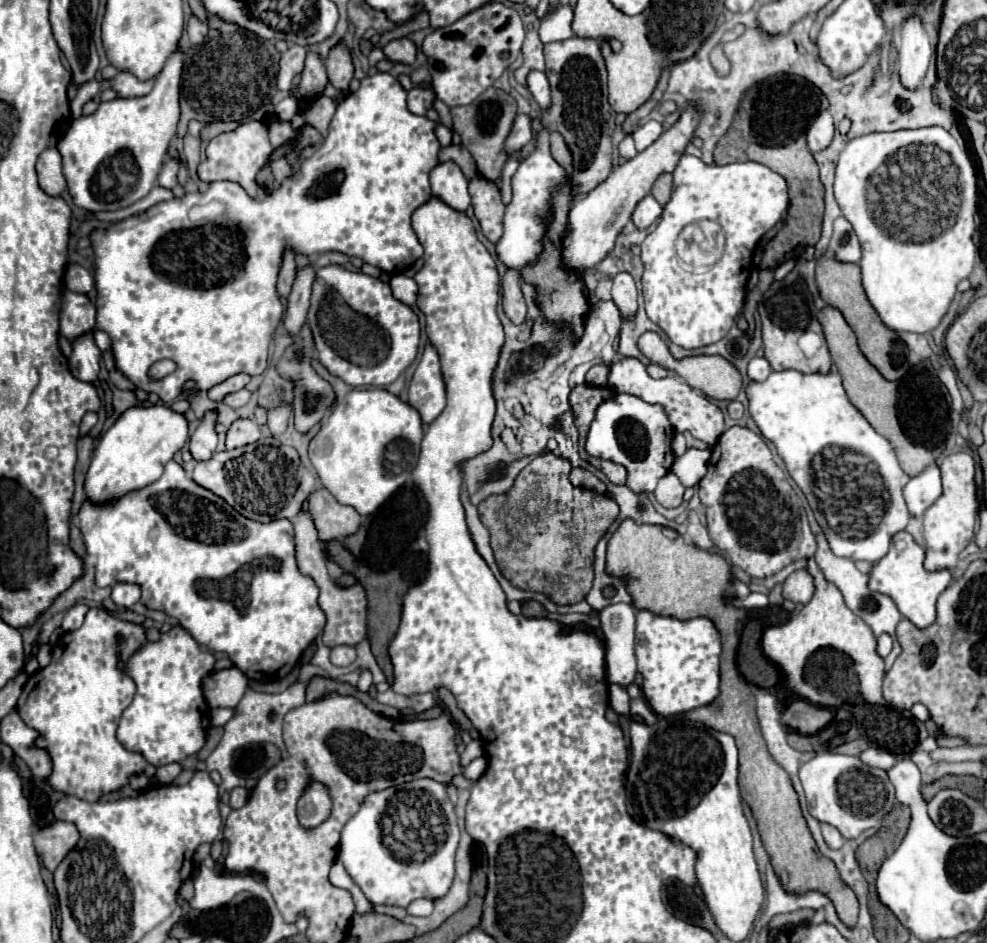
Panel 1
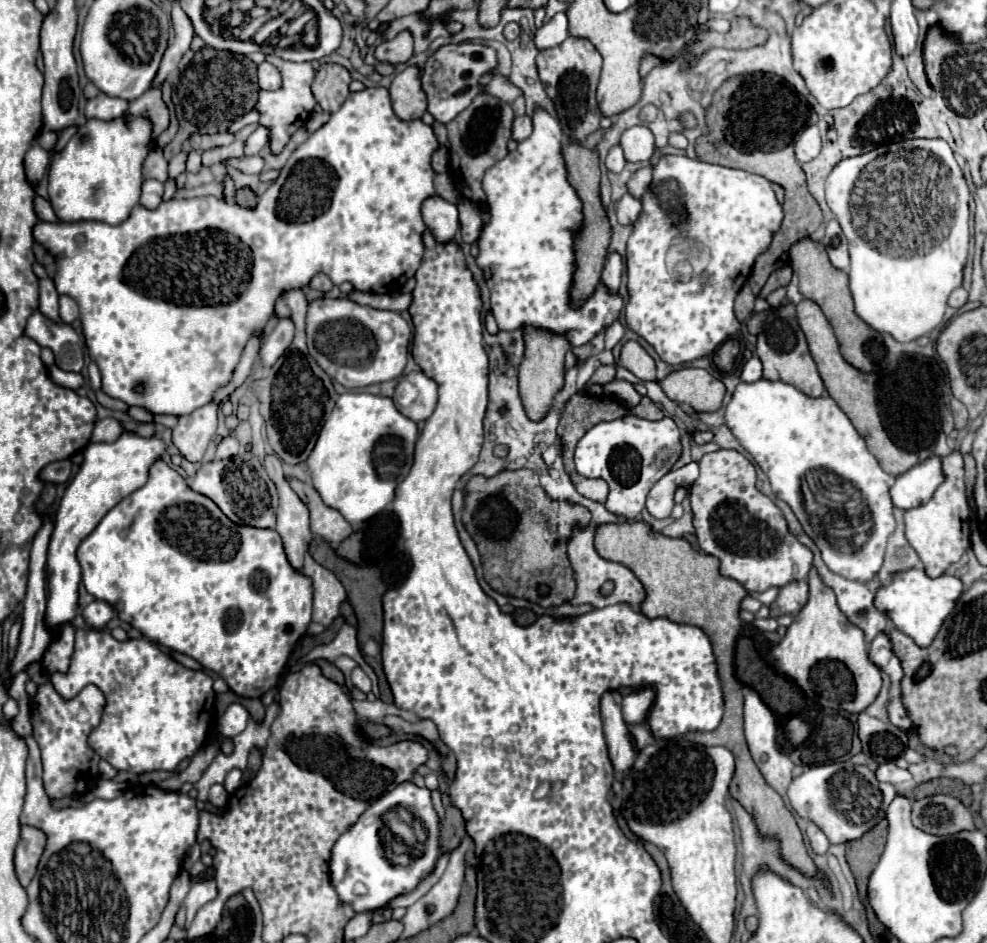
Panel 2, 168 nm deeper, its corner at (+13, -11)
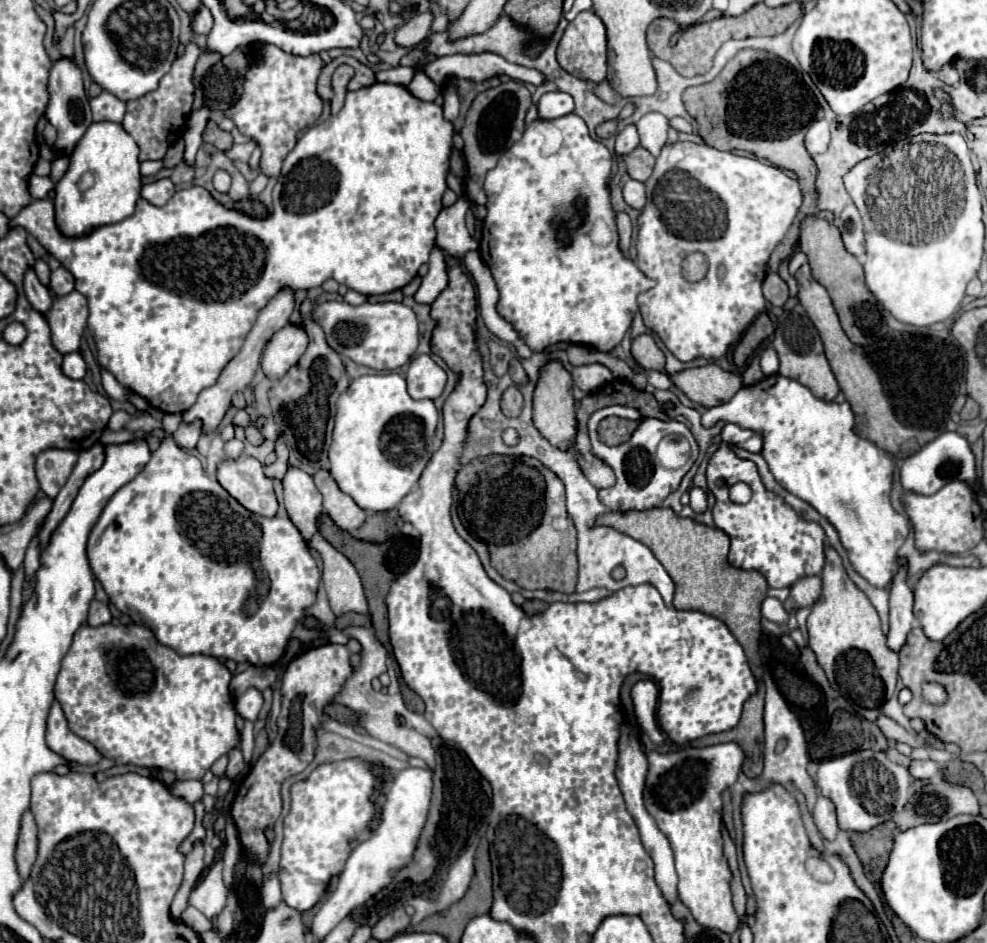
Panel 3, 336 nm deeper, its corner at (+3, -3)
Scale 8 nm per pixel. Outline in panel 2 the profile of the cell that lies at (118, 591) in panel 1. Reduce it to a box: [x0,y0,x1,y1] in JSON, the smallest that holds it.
[82,601,116,627]

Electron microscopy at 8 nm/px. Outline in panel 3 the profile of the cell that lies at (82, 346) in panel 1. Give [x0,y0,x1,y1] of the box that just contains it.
[24,269,52,313]

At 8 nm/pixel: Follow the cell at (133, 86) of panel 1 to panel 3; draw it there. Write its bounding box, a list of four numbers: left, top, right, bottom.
[90,91,126,123]

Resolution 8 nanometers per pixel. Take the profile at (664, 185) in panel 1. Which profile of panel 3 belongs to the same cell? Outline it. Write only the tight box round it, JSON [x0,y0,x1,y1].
[624,147,656,181]

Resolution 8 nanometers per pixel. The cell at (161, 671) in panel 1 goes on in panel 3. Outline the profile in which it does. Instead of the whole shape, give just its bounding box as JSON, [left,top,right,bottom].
[54,625,240,781]

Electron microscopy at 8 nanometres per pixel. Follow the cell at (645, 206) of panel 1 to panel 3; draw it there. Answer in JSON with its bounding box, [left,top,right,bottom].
[624,179,646,209]

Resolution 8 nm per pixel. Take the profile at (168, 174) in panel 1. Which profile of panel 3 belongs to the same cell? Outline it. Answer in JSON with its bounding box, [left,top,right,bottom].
[140,179,174,207]

